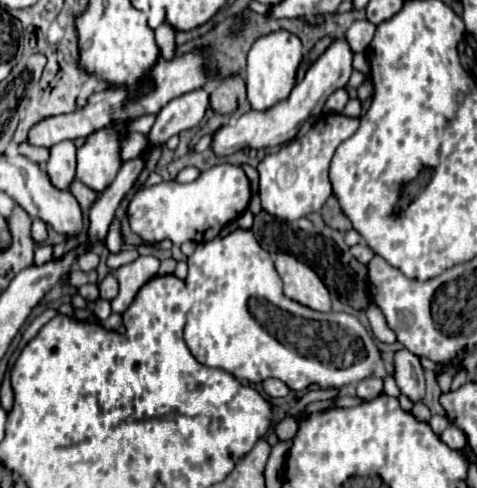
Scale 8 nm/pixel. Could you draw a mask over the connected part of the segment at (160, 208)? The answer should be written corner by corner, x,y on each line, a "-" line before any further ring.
221,163
203,171
191,183
163,181
159,185
141,189
135,193
127,207
127,219
139,237
145,241
173,241
173,245
183,245
185,241
211,241
219,231
235,221
249,205
251,187
245,171
237,165

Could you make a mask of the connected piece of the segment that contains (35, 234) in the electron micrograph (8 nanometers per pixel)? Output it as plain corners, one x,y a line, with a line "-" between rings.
33,219
31,237
33,237
37,243
43,243
43,241
47,239
47,225
45,225
41,219

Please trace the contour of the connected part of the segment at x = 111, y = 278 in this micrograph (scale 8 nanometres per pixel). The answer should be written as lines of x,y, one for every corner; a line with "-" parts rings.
107,275
103,281
99,281
99,291
101,291
101,299
107,299
107,301
113,301
119,293
119,283
115,279
115,275

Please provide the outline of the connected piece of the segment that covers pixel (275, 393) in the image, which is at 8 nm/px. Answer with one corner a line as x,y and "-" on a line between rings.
267,379
267,381
263,381
263,389
265,389
265,393
269,395
269,397
273,397
273,399
279,399
279,397
285,397
287,393
289,393
289,387
281,381
281,379

